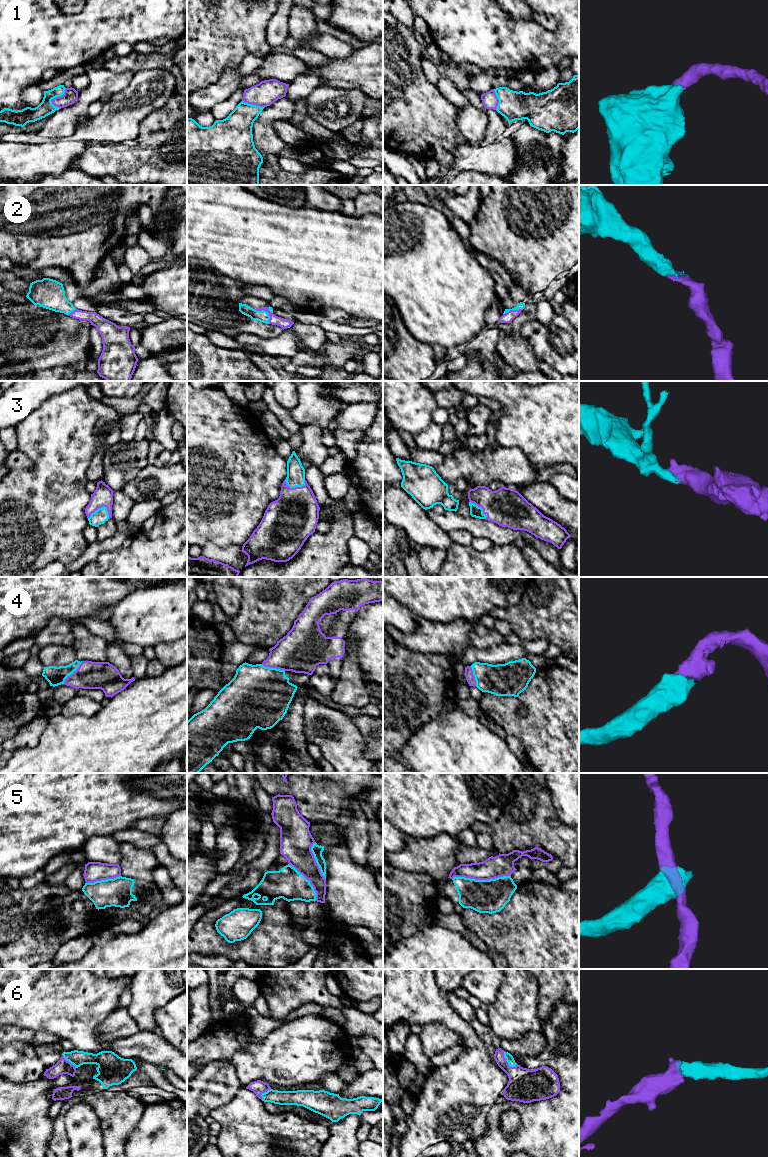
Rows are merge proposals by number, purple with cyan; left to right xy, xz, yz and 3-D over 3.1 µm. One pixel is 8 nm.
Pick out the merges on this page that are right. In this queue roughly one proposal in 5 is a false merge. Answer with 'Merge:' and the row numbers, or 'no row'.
Merge: 1, 2, 3, 4, 6

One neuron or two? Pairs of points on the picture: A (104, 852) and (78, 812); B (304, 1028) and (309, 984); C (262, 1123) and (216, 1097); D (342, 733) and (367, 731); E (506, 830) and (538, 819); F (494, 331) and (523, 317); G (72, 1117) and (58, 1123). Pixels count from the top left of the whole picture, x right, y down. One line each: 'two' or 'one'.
A: two
B: two
C: two
D: two
E: one
F: two
G: two

